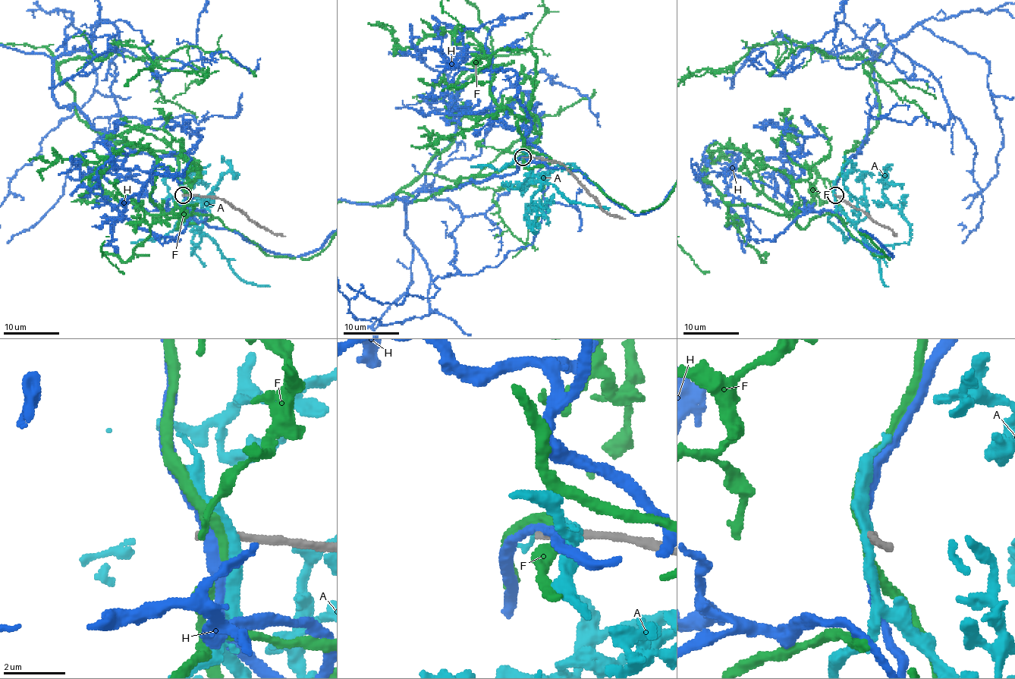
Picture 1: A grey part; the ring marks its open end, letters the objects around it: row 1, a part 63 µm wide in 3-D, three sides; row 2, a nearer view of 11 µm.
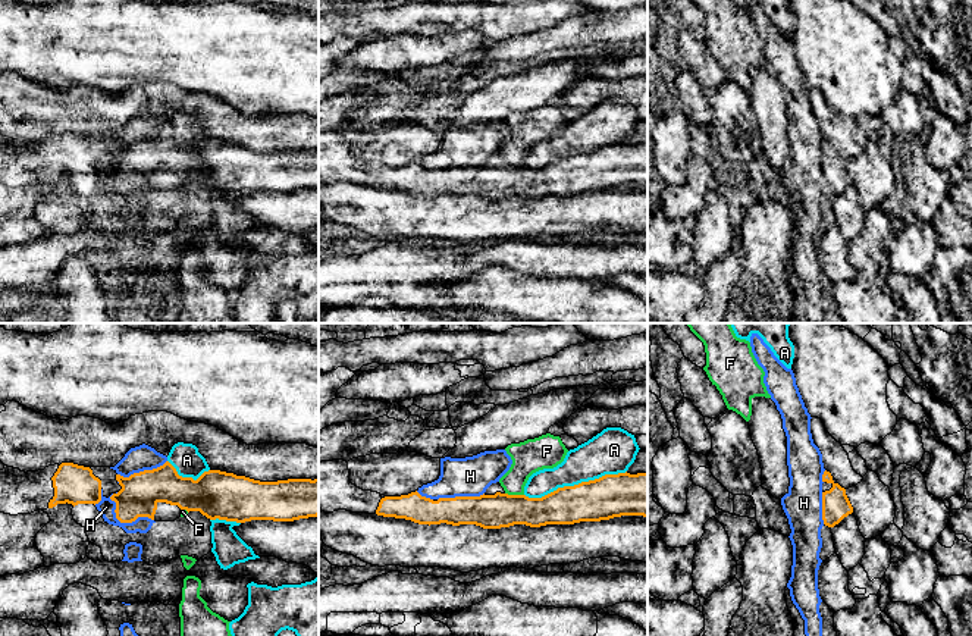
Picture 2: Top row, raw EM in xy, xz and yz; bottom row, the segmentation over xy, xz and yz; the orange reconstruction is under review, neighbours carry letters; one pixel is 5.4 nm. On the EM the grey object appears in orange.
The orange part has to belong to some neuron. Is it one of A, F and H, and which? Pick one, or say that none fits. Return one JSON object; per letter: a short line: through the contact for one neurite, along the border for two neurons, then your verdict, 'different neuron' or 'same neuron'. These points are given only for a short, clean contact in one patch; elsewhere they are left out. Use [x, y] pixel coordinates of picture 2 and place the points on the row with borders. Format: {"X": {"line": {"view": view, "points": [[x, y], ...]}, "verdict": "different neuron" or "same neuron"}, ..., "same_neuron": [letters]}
{"A": {"verdict": "different neuron"}, "F": {"line": {"view": "xz", "points": [[505, 492], [523, 495]]}, "verdict": "different neuron"}, "H": {"verdict": "different neuron"}, "same_neuron": []}

